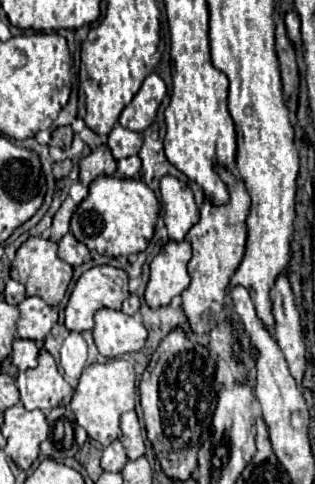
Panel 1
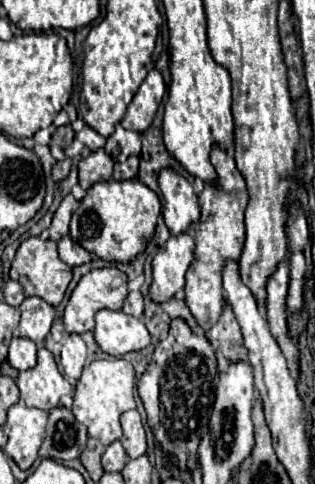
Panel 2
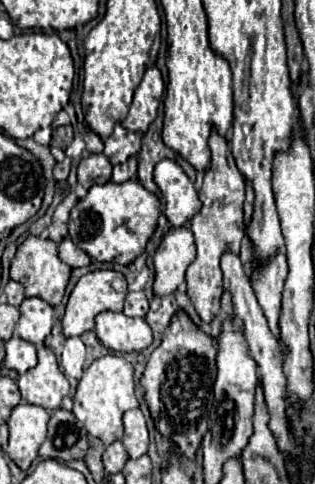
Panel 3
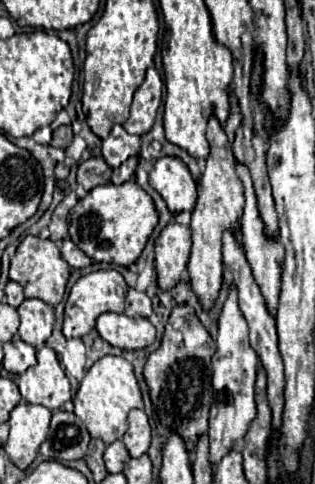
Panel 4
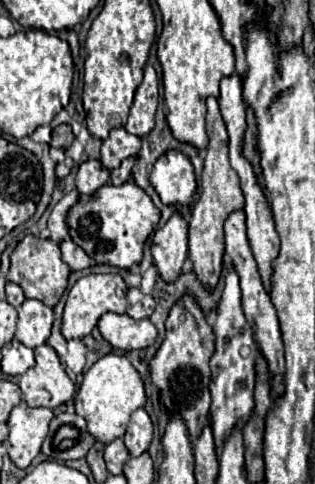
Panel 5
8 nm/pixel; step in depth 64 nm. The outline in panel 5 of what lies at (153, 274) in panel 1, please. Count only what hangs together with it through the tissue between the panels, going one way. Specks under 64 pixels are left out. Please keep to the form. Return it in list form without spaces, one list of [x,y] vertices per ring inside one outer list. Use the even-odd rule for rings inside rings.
[[[176,212],[172,218],[156,230],[152,240],[154,266],[164,282],[174,282],[180,276],[182,264],[188,256],[188,222]]]

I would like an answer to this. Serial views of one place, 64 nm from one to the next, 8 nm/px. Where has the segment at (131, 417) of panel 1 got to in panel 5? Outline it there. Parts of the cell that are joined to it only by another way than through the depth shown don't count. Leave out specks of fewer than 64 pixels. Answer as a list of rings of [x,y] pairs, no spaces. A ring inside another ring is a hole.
[[[138,408],[136,412],[132,412],[130,424],[124,436],[124,444],[130,456],[140,456],[142,452],[148,450],[150,442],[152,442],[152,420],[144,408]]]

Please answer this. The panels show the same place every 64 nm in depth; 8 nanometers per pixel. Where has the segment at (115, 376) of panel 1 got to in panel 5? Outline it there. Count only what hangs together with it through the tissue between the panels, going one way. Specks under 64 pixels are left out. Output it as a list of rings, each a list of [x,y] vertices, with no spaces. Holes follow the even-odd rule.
[[[106,354],[102,356],[86,374],[84,380],[80,384],[80,390],[76,394],[74,406],[76,406],[76,414],[82,416],[88,424],[88,432],[104,442],[110,444],[116,438],[122,438],[130,420],[130,414],[138,408],[142,408],[146,402],[146,394],[144,394],[144,384],[140,380],[140,374],[136,372],[136,368],[130,364],[130,360],[126,356],[120,354]]]

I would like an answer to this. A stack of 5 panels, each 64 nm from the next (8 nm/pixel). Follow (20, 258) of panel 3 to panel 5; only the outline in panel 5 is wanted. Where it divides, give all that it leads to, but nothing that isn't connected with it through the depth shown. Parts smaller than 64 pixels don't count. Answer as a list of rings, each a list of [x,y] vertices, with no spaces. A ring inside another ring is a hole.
[[[26,234],[20,244],[16,246],[14,254],[12,254],[12,264],[10,264],[10,272],[8,272],[8,282],[14,282],[18,286],[22,286],[24,296],[26,298],[36,298],[42,300],[46,306],[56,306],[58,300],[62,298],[66,284],[68,284],[68,274],[70,268],[68,264],[62,260],[60,256],[60,248],[56,242],[52,240],[42,240],[38,236]]]

